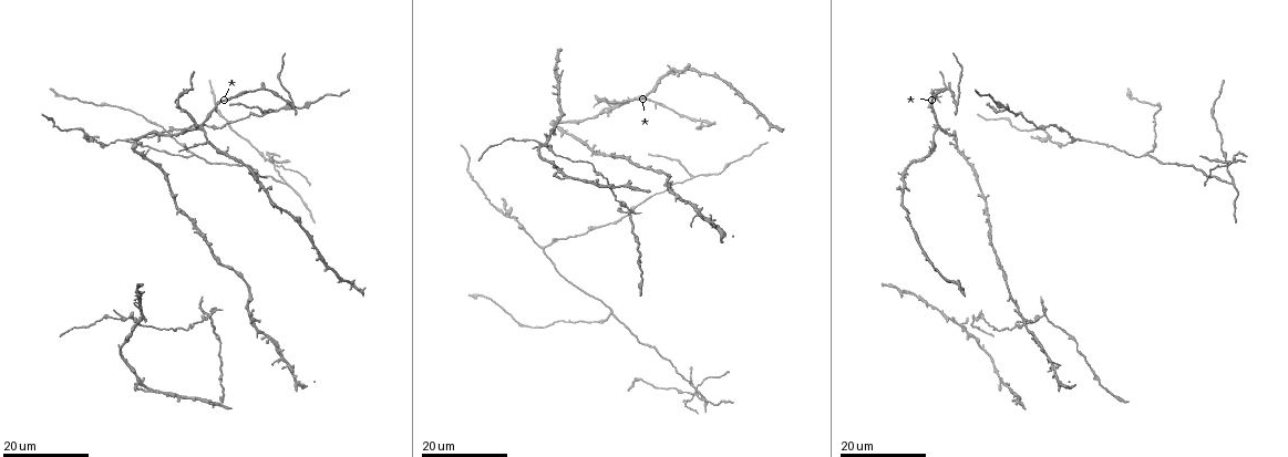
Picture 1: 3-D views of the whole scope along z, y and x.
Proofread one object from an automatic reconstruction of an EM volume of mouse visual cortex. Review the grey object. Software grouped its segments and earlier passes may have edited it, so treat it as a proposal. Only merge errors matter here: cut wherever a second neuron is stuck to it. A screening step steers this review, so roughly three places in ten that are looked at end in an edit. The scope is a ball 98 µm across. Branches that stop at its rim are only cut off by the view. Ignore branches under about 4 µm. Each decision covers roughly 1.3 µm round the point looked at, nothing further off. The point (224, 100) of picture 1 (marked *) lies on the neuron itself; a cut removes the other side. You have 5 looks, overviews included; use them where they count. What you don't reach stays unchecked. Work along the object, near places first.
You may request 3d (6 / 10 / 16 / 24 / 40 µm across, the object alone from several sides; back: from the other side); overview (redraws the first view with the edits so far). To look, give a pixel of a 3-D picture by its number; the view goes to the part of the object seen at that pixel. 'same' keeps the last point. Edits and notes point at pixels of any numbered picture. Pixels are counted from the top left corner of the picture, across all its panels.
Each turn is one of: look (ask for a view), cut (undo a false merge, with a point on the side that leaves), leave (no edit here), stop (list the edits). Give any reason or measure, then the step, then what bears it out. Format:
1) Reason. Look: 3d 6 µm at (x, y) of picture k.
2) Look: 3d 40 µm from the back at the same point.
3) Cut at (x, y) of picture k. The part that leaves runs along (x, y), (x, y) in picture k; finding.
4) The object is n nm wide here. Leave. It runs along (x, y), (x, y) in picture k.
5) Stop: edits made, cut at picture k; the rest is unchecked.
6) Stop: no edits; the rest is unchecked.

Thick turns thin. Look: 3d 24 µm at (510, 217) of picture 1.

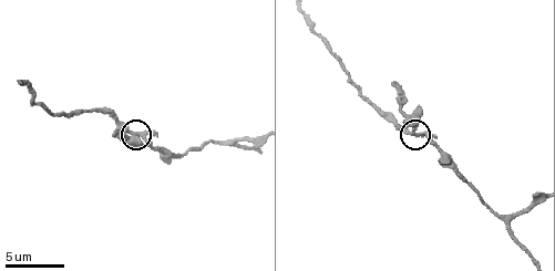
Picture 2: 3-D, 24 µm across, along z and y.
Look: 3d 6 µm at (419, 134) of picture 2.

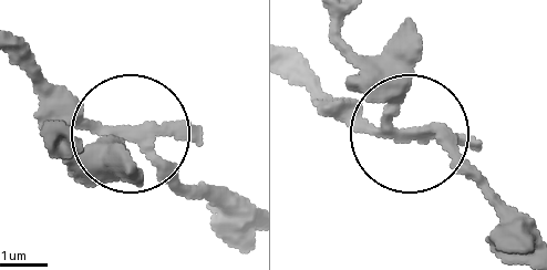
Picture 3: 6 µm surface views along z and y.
Cut at (111, 169) of picture 3. Two neurons meet here.

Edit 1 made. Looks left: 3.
Look: overview.

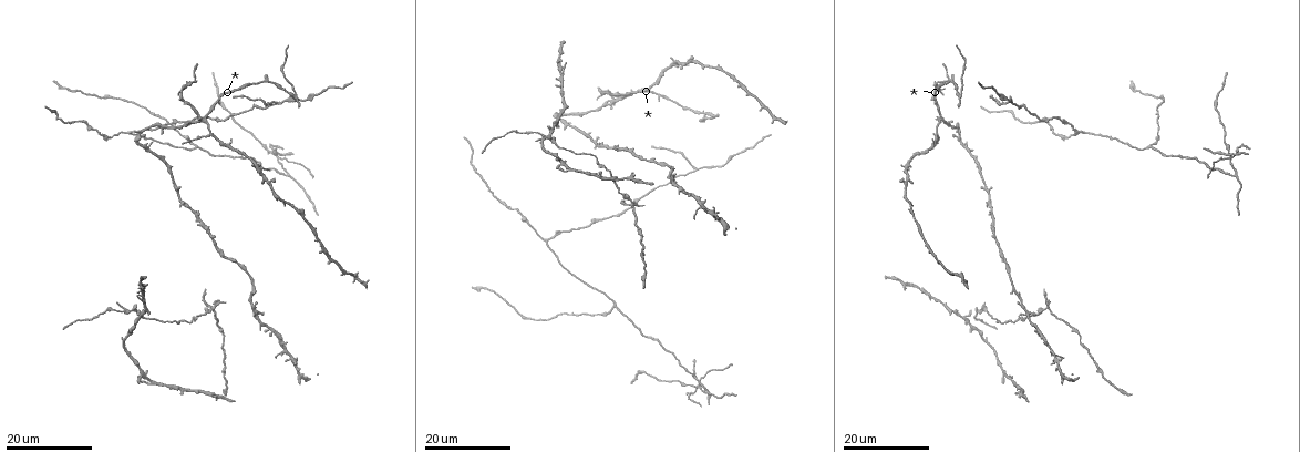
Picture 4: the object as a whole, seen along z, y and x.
Three arms meet. Look: 3d 16 µm at (127, 132) of picture 4.

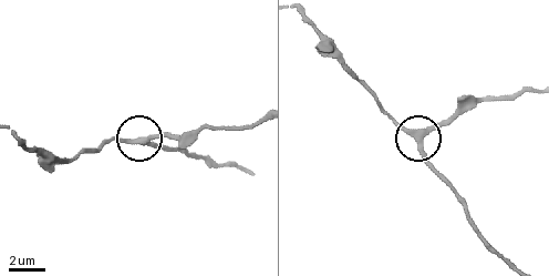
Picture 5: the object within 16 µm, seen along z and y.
Closer look. Look: 3d 10 µm at (421, 142) of picture 5.

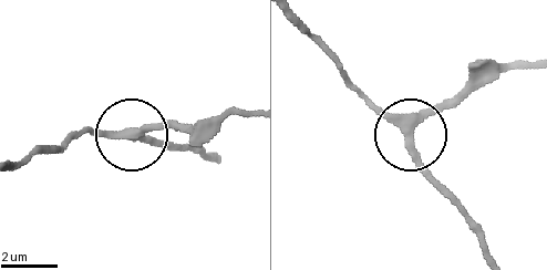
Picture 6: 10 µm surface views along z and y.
3 arms meet here. Leave. It runs along (249, 115), (156, 122), (121, 136), (80, 130) in picture 6; all the same neuron.

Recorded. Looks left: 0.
Stop: edits made, cut at picture 3; the rest is unchecked.

